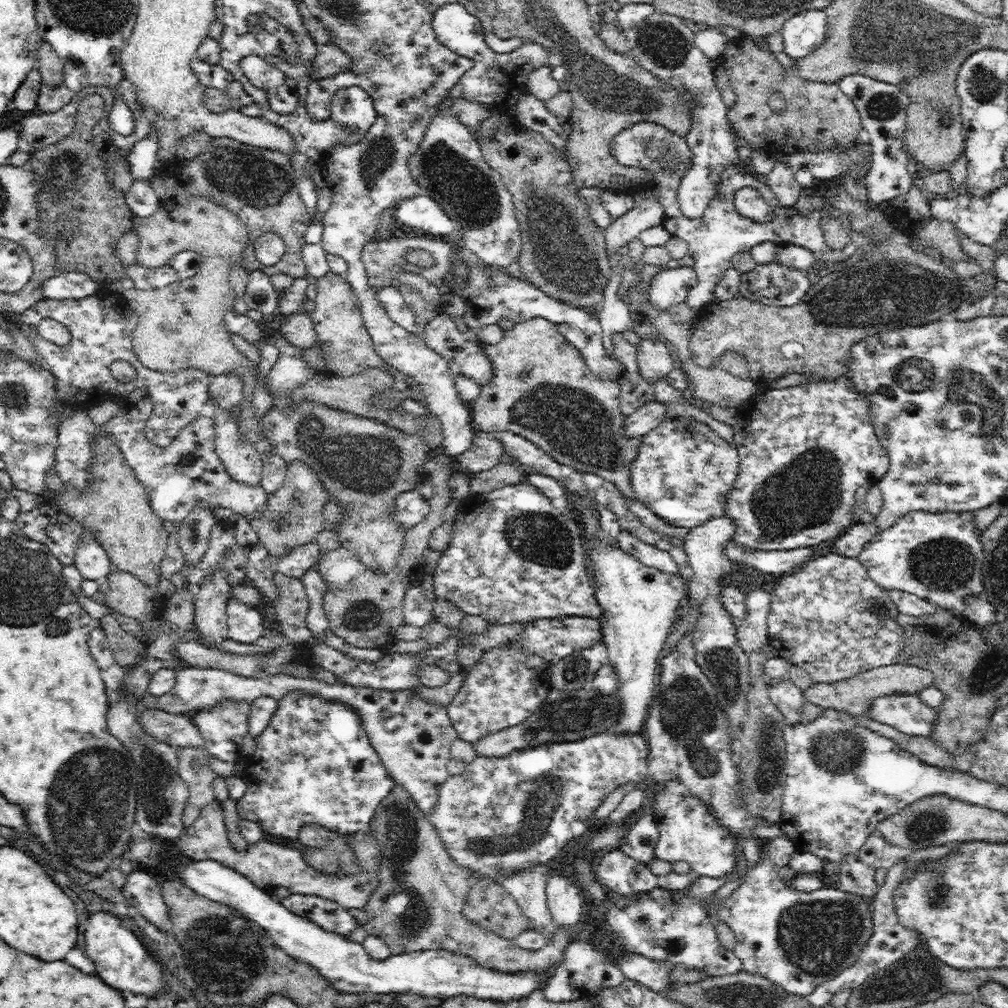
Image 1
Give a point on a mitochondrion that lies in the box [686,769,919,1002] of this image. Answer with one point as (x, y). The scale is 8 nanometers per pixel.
(817, 937)

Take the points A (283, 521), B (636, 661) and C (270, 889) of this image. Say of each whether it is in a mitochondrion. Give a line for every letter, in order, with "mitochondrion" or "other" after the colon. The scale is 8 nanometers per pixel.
A: mitochondrion
B: other
C: other

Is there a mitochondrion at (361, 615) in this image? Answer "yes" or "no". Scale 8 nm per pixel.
yes

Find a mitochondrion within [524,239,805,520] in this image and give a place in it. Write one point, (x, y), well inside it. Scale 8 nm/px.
(696, 489)

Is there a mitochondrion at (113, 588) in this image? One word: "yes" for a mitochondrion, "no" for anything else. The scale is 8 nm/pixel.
no

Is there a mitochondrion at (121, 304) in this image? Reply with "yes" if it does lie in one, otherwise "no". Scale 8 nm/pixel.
no

